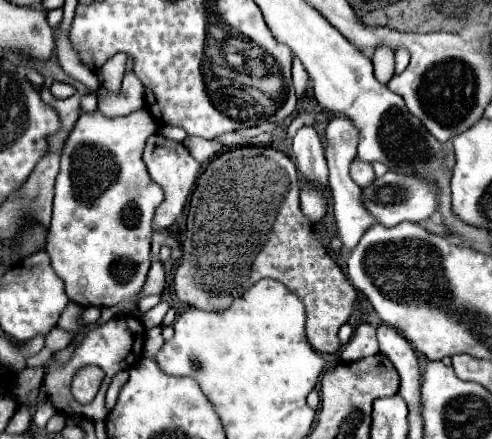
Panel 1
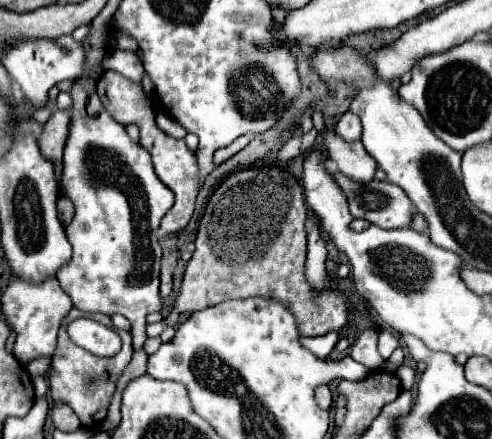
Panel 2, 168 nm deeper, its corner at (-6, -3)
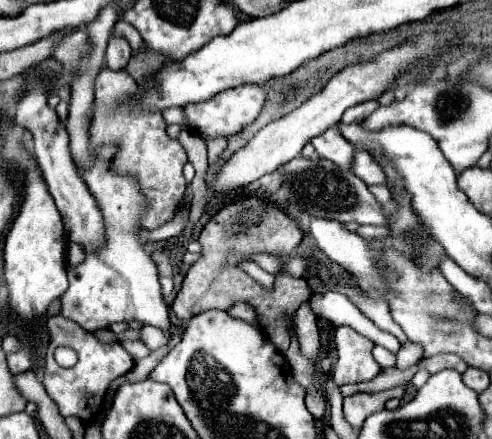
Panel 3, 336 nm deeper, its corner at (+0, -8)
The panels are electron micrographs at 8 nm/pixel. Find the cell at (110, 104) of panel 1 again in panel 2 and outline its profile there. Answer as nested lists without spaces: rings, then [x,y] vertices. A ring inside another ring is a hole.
[[[114,49],[114,51],[110,51],[110,55],[104,57],[102,65],[104,65],[104,69],[112,69],[112,71],[122,73],[126,79],[130,79],[134,83],[142,83],[144,67],[142,67],[142,61],[136,53]]]

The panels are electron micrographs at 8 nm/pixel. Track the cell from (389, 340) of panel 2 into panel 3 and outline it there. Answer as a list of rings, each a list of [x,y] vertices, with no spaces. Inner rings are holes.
[[[376,346],[376,348],[372,350],[372,354],[374,354],[376,362],[378,362],[382,368],[390,368],[390,366],[396,364],[396,356],[394,356],[392,352],[388,352],[386,348],[382,348],[382,346]]]

